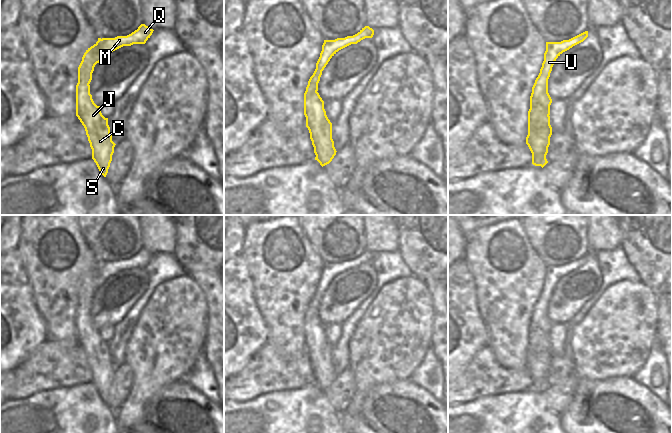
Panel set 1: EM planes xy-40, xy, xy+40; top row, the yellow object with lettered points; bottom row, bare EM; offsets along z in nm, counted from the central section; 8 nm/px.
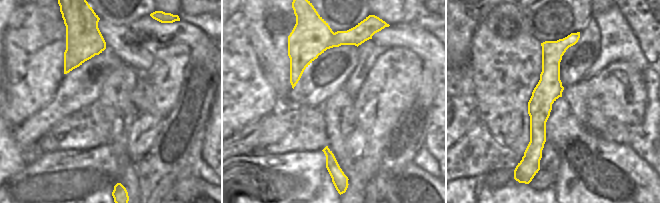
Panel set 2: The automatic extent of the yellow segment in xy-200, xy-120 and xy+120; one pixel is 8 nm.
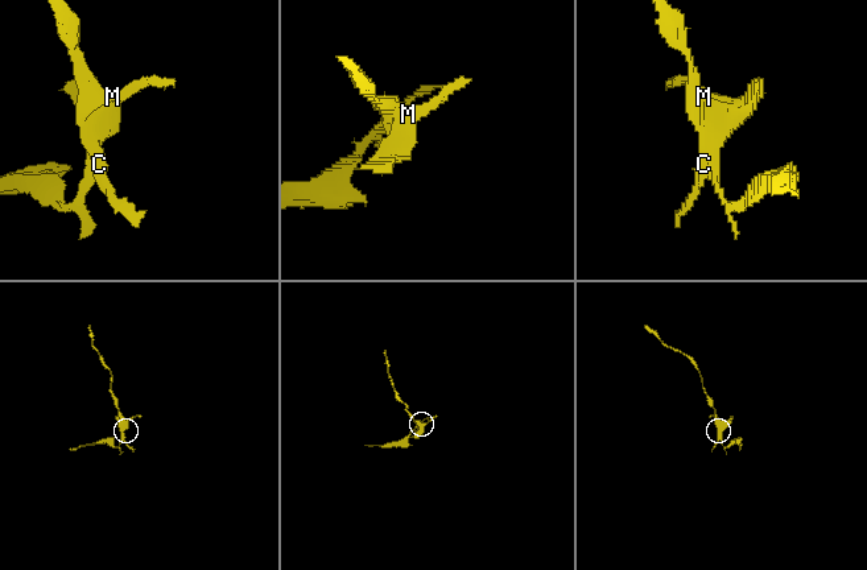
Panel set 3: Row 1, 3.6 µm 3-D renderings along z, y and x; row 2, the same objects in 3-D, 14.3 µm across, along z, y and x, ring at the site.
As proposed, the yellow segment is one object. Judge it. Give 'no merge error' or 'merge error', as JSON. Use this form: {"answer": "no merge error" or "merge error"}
{"answer": "merge error"}

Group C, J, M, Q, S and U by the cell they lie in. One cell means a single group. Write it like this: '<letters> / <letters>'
C J S / M Q U

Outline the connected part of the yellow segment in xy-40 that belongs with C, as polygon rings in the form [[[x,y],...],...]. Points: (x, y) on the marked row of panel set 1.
[[[98,38],[98,41],[86,50],[78,67],[76,116],[85,128],[92,149],[92,159],[100,173],[106,177],[116,144],[112,141],[108,118],[102,115],[100,106],[94,103],[92,95],[88,93],[92,73],[97,64],[96,55],[100,51],[100,41],[101,38]]]

